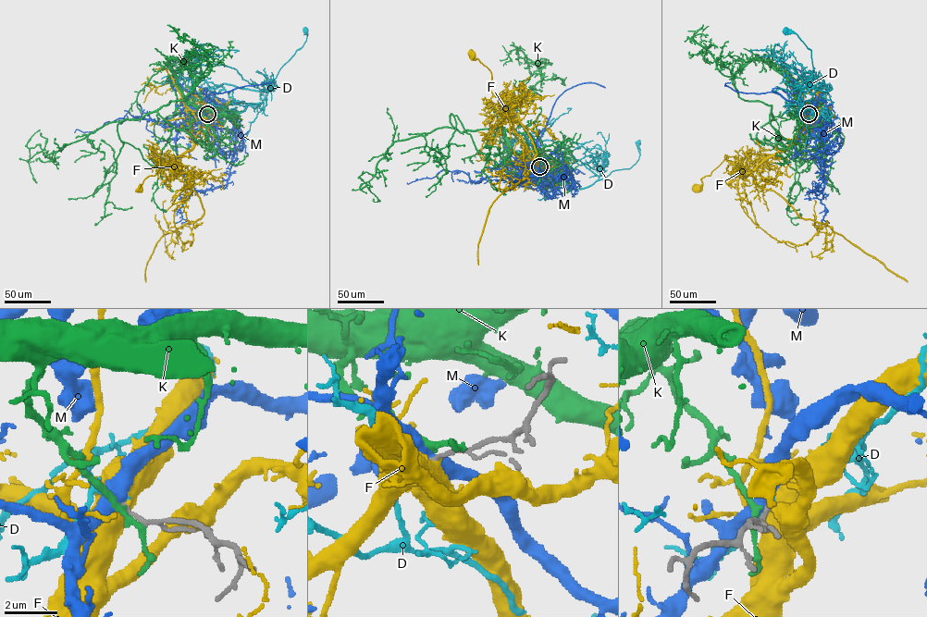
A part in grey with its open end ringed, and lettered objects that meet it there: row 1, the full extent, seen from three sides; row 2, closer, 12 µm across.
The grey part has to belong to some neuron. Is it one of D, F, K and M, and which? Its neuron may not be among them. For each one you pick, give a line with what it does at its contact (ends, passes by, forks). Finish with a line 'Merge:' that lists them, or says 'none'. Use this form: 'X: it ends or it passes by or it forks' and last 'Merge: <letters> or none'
Merge: none

